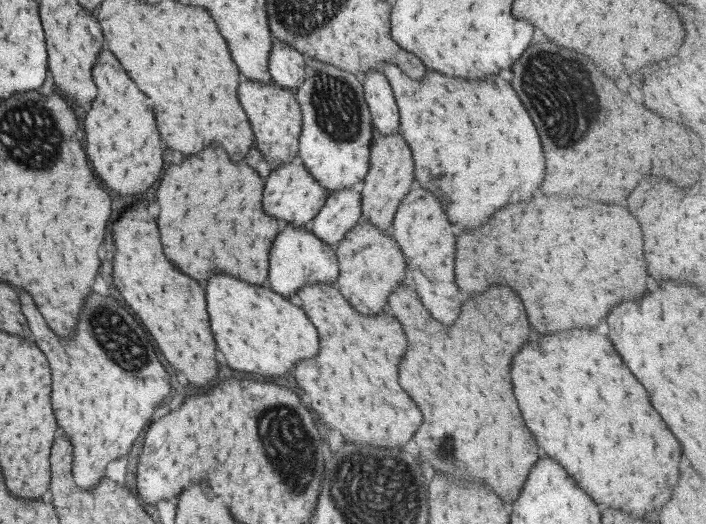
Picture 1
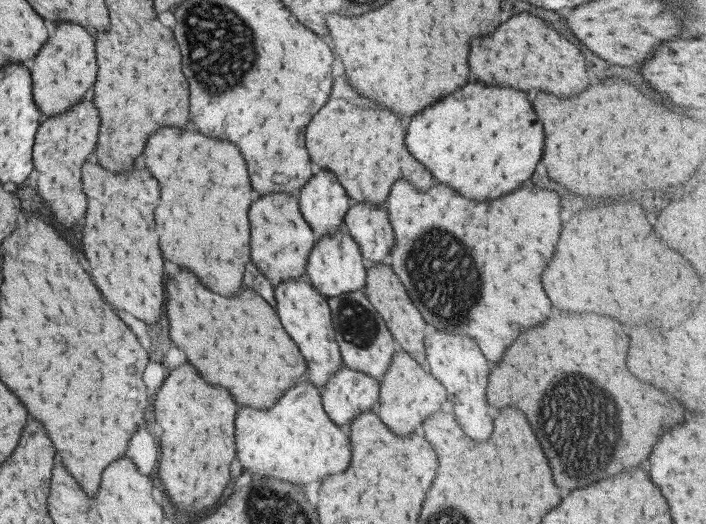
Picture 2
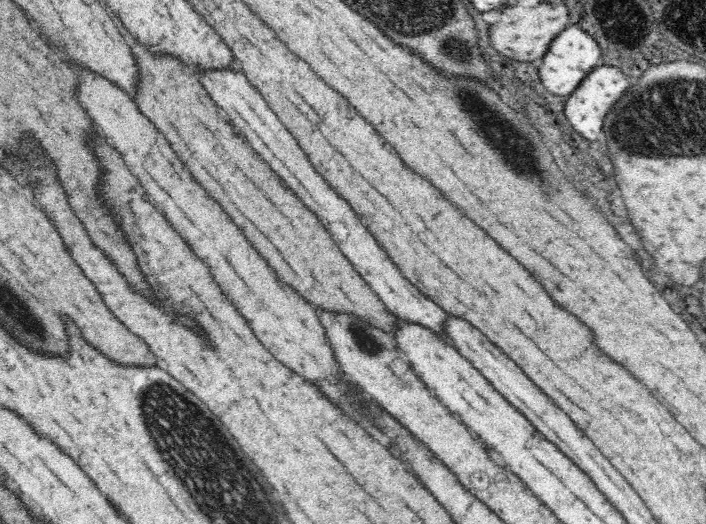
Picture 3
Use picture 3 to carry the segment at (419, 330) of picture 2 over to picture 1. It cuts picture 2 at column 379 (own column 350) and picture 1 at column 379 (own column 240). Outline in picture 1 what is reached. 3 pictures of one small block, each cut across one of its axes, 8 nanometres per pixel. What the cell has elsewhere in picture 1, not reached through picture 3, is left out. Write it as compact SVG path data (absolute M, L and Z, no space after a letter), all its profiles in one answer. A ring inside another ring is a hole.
M399 134L374 135L370 143L369 166L367 174L358 185L360 193L360 218L371 222L379 230L387 230L395 216L395 210L403 196L409 192L413 182L411 152Z

